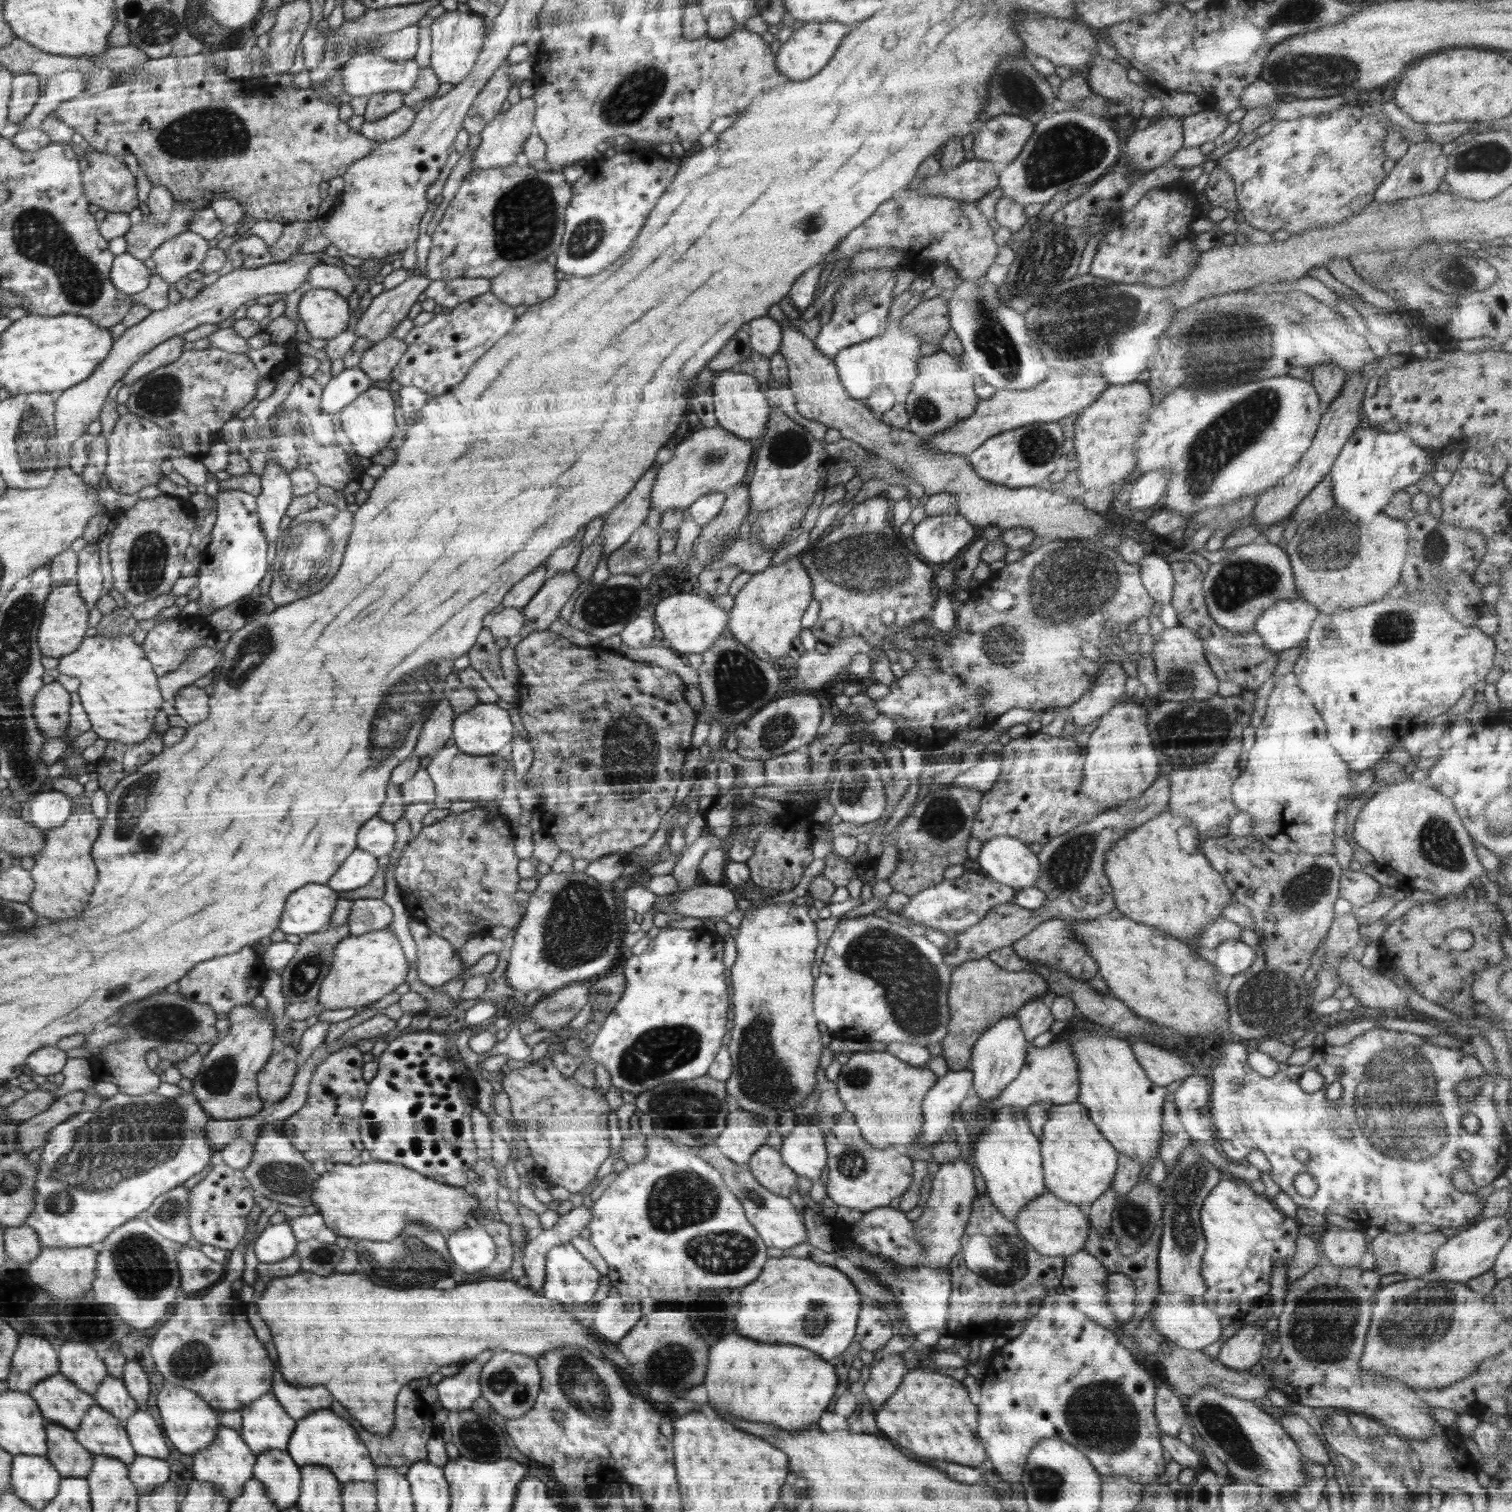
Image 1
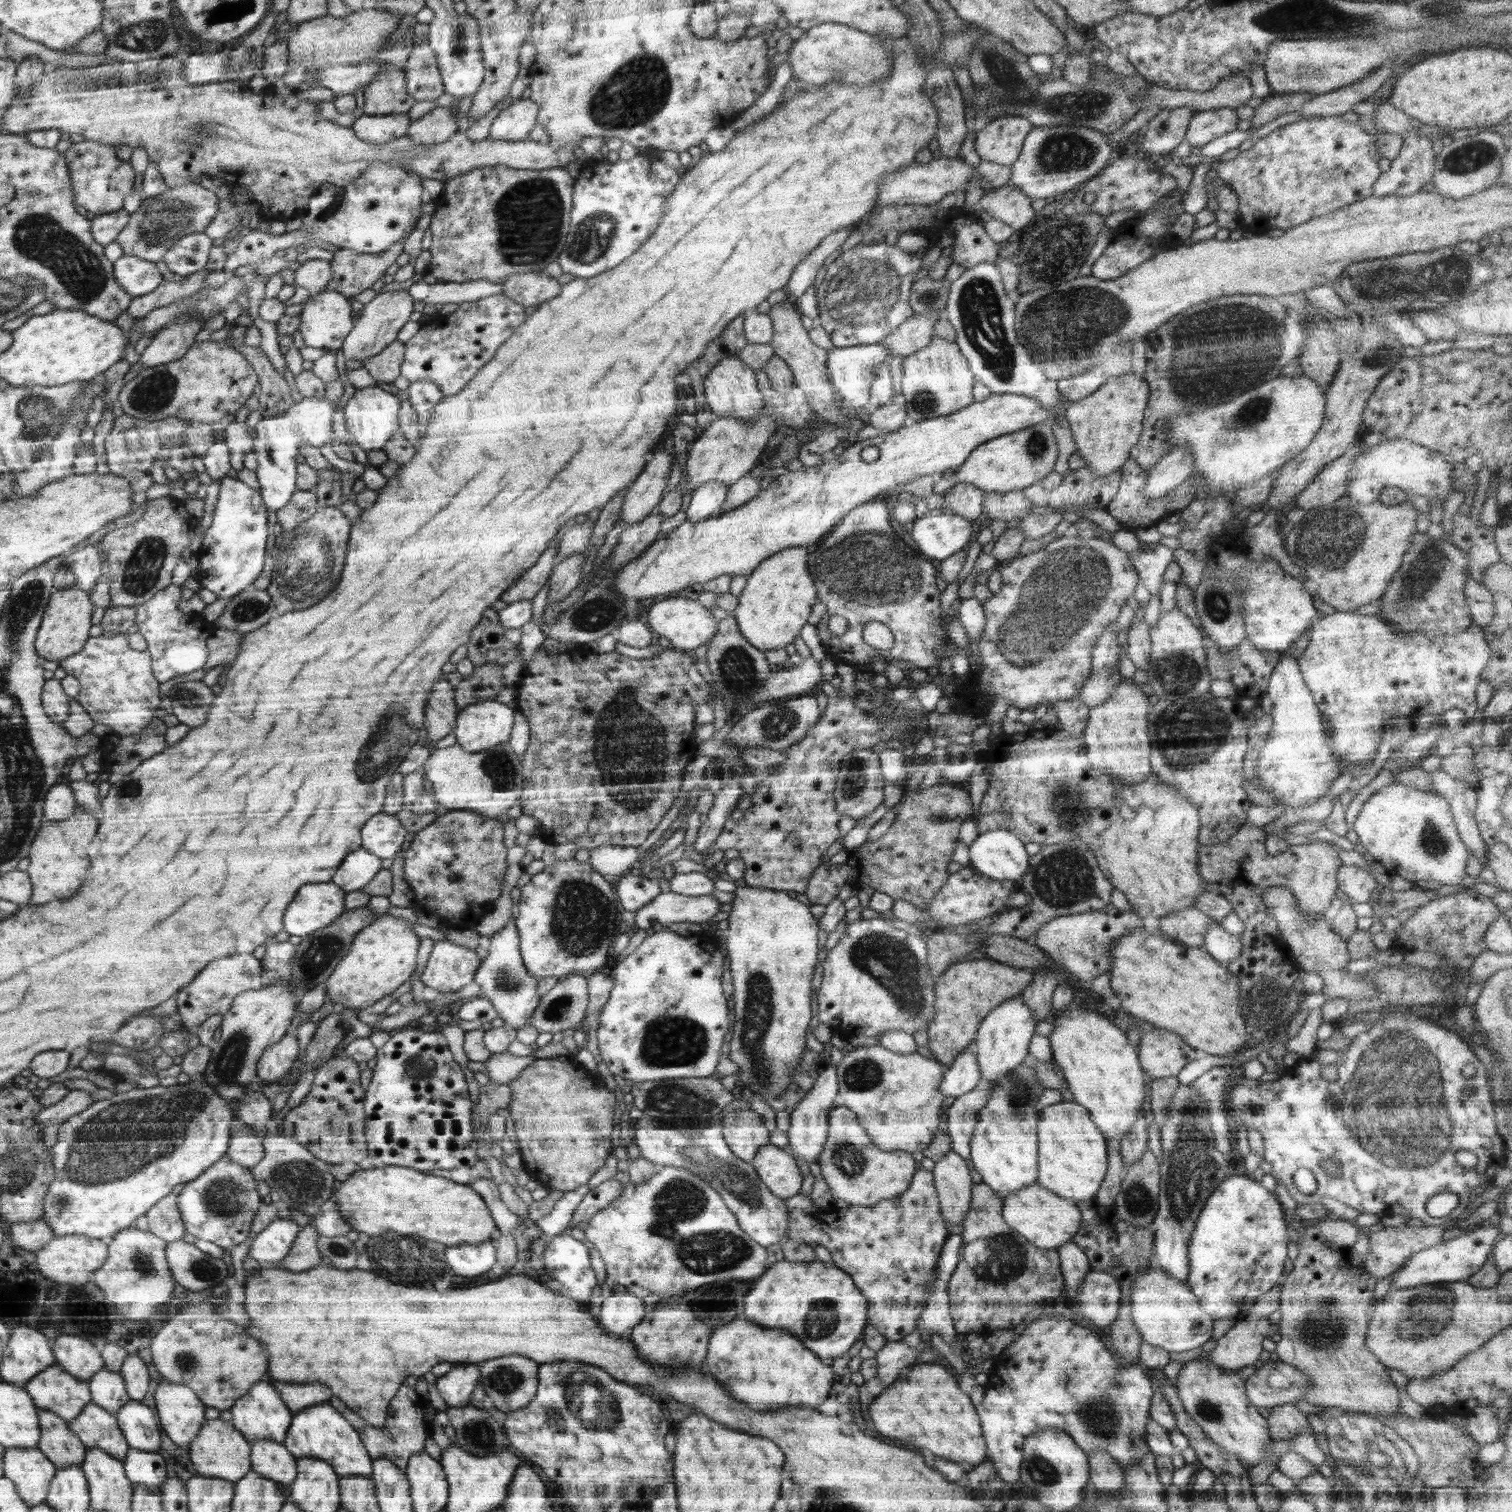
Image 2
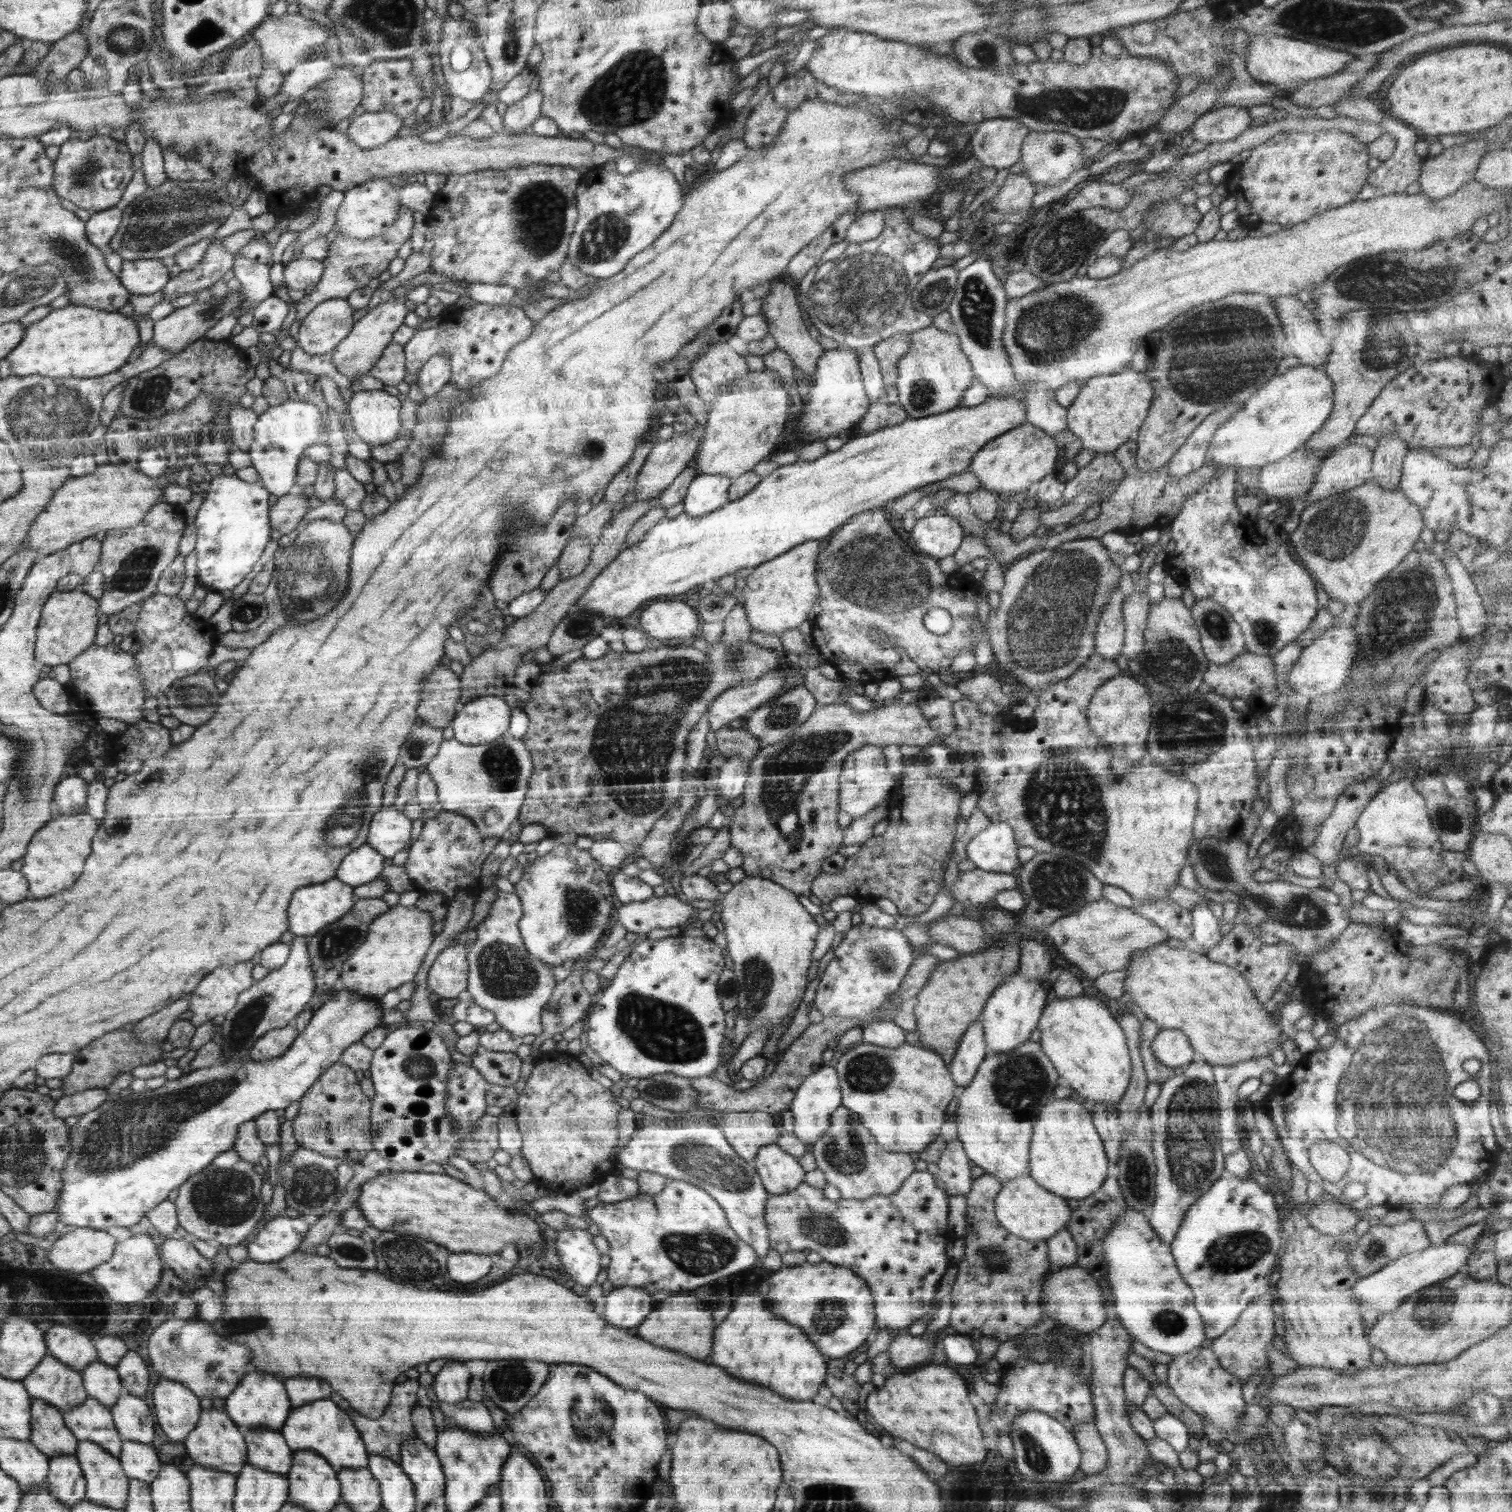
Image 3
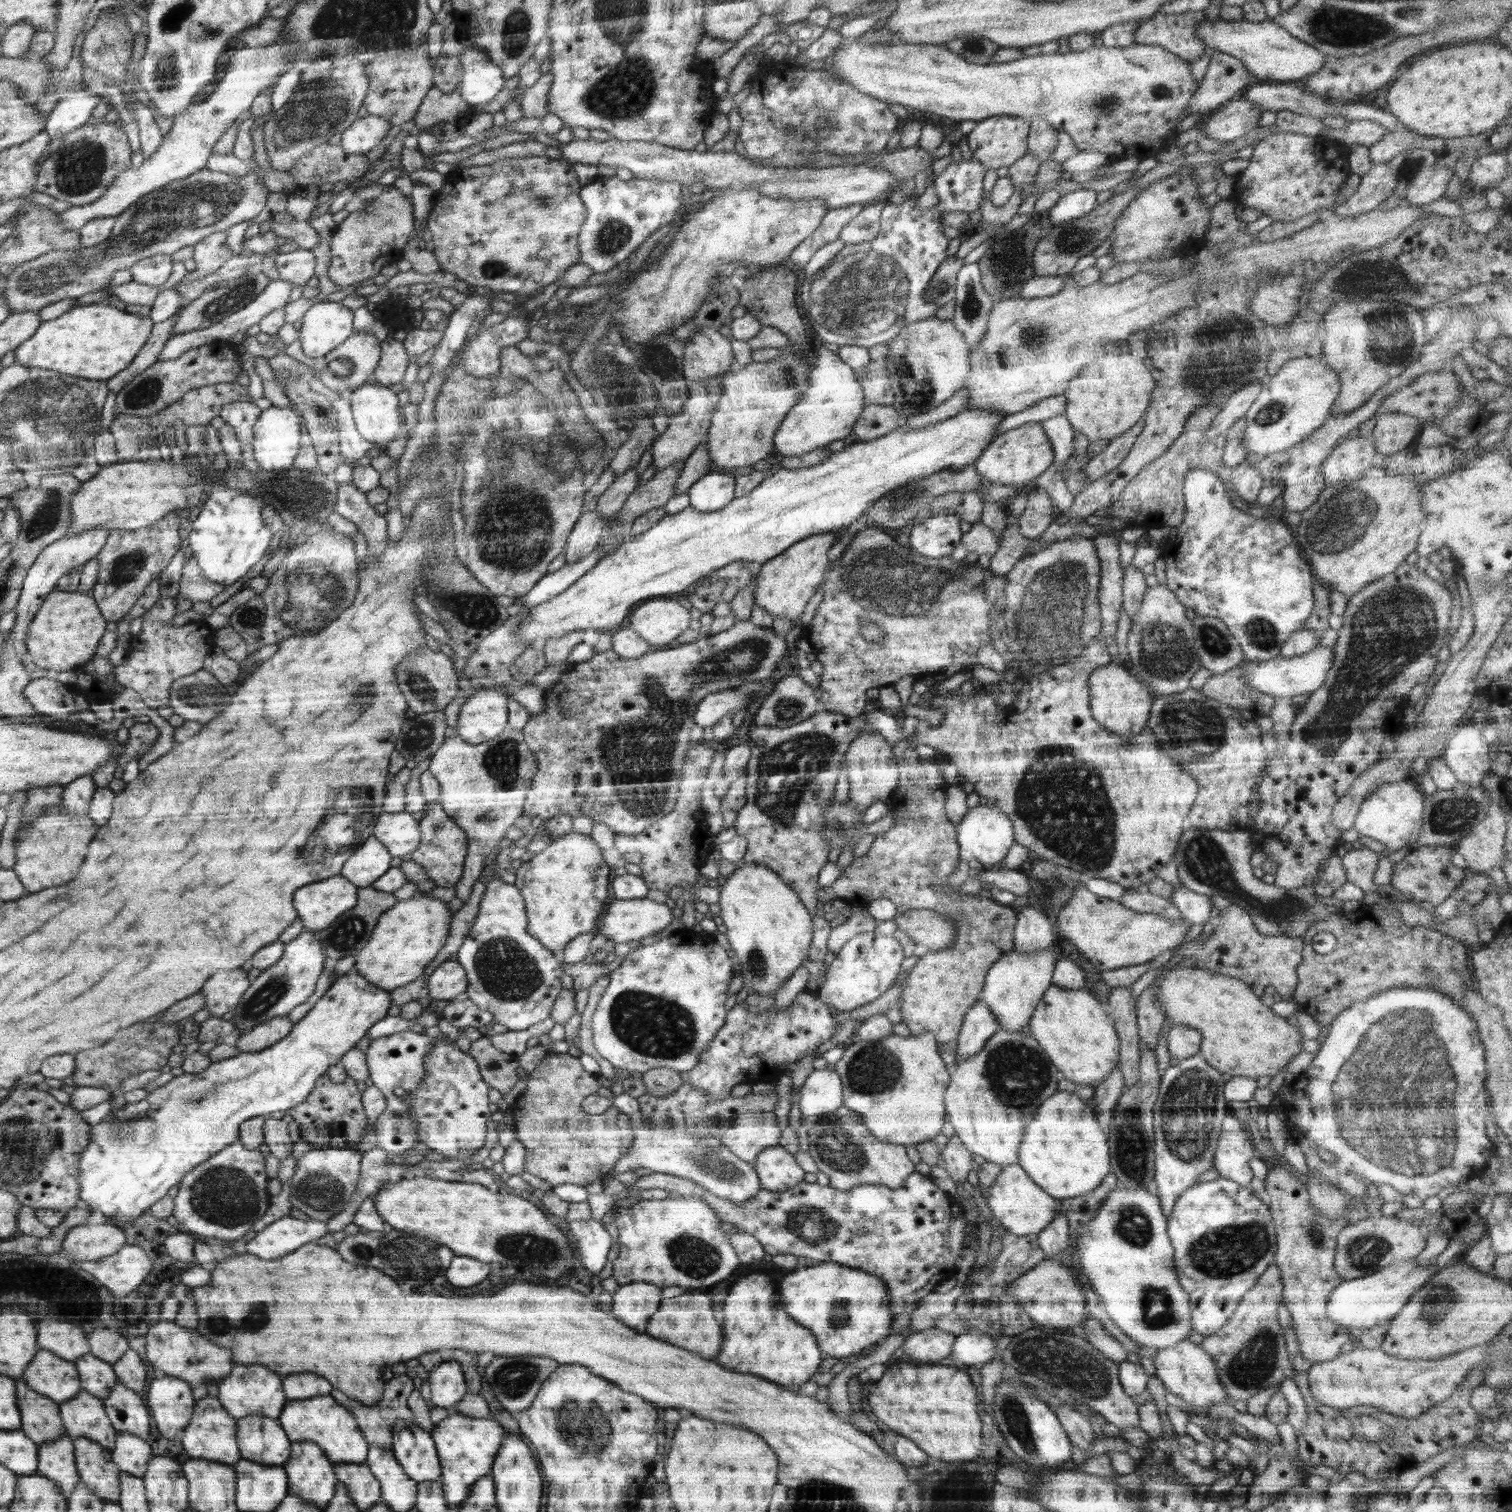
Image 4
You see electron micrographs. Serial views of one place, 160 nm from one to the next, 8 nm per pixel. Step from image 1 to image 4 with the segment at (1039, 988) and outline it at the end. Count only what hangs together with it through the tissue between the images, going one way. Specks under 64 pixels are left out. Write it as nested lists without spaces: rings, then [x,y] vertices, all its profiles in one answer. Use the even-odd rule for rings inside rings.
[[[899,757],[899,784],[892,791],[887,803],[892,803],[895,810],[895,823],[882,834],[876,834],[870,849],[844,869],[840,878],[830,887],[818,888],[818,900],[822,902],[834,899],[845,900],[853,906],[864,906],[874,900],[886,898],[897,906],[897,912],[903,913],[910,909],[930,909],[953,922],[956,942],[937,951],[922,950],[919,961],[905,974],[903,989],[900,995],[899,1011],[902,1022],[908,1026],[911,1034],[918,1036],[925,1032],[933,1032],[940,1056],[951,1071],[957,1060],[957,1040],[967,1012],[979,999],[984,986],[984,979],[988,969],[1004,953],[1015,948],[1013,930],[1017,921],[1017,913],[1009,905],[1001,905],[989,898],[985,892],[975,896],[960,894],[960,889],[950,896],[938,892],[940,887],[946,887],[949,874],[955,871],[959,863],[961,848],[957,841],[957,826],[948,820],[945,811],[946,793],[950,784],[944,781],[942,765],[932,763],[932,760],[913,757],[906,759]]]

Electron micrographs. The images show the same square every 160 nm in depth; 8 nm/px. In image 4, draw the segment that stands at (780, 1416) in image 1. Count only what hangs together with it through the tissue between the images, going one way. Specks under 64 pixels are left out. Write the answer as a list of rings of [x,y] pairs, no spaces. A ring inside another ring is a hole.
[[[750,1274],[740,1278],[724,1302],[724,1344],[718,1362],[734,1372],[762,1377],[794,1392],[818,1372],[824,1354],[818,1350],[814,1334],[794,1322],[774,1298],[776,1288],[766,1274]]]

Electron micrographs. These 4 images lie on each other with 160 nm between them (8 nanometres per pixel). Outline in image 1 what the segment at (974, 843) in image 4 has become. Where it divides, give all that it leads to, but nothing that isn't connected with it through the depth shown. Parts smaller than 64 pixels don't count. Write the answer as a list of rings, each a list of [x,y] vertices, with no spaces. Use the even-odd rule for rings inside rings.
[[[1013,836],[987,840],[975,860],[986,875],[1016,890],[1032,887],[1040,874],[1037,854]]]

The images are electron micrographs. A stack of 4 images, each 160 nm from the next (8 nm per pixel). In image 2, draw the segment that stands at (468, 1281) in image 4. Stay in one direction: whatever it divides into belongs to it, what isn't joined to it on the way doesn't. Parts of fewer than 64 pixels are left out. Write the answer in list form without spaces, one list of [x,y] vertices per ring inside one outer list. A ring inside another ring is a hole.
[[[490,1240],[482,1244],[461,1244],[446,1248],[446,1262],[458,1276],[478,1276],[498,1261],[498,1250]]]

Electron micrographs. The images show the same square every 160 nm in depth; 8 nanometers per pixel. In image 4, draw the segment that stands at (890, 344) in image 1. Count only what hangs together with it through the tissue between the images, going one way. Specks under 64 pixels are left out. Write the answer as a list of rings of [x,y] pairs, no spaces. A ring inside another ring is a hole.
[[[823,343],[809,379],[809,387],[775,432],[772,452],[774,461],[786,456],[802,456],[834,440],[848,439],[856,419],[865,408],[864,393],[856,372],[838,355],[826,349]]]

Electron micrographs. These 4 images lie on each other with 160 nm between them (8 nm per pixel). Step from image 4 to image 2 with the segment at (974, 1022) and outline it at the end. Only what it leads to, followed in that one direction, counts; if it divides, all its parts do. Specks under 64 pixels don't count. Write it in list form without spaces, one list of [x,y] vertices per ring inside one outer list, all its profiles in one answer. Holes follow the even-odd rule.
[[[972,1047],[964,1049],[944,1071],[938,1089],[943,1097],[962,1096],[983,1084],[976,1053]]]

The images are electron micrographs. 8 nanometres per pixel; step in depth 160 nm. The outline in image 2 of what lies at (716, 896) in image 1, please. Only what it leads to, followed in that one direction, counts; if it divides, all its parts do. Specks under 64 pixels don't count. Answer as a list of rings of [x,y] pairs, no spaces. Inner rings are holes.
[[[664,892],[646,907],[635,911],[636,929],[667,925],[669,922],[710,922],[719,911],[719,903],[713,894],[683,896],[674,892]]]

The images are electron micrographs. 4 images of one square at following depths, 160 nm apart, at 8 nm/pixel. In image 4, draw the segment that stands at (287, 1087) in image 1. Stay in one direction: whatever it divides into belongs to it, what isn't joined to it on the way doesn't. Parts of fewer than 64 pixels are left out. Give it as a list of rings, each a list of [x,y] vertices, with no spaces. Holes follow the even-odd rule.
[[[277,1016],[240,1033],[236,1040],[241,1052],[260,1052],[286,1038],[295,1023],[287,1016]]]

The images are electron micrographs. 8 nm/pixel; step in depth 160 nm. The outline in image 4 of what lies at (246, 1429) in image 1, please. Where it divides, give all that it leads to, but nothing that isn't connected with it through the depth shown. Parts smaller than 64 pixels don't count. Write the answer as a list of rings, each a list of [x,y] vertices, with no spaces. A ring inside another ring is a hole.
[[[236,1364],[232,1367],[230,1376],[222,1380],[218,1385],[217,1399],[233,1417],[237,1420],[243,1419],[246,1415],[262,1415],[278,1419],[284,1405],[286,1396],[282,1392],[282,1378],[260,1364]]]

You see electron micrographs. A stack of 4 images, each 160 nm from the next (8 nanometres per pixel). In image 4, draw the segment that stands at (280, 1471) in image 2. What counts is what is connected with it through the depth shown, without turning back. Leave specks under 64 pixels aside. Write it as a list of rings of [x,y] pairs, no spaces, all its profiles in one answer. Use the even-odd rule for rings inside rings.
[[[246,1415],[238,1420],[238,1445],[242,1458],[282,1466],[291,1453],[291,1439],[279,1419]]]

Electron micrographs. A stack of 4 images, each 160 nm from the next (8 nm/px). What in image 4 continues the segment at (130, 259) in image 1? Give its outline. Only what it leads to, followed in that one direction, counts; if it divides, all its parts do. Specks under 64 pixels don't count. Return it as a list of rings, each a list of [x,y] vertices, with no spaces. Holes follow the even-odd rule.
[[[165,254],[147,258],[130,268],[130,274],[132,282],[160,287],[172,274],[172,258]]]

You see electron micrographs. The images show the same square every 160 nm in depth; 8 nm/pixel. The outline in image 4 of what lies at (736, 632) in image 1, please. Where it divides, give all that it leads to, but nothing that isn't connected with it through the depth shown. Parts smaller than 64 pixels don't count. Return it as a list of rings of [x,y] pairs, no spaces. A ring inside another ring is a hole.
[[[830,532],[813,534],[795,542],[778,556],[763,563],[759,573],[754,577],[757,584],[754,604],[770,618],[782,616],[790,621],[801,618],[808,601],[823,584],[826,568],[832,562],[829,550],[836,541],[834,534]]]

